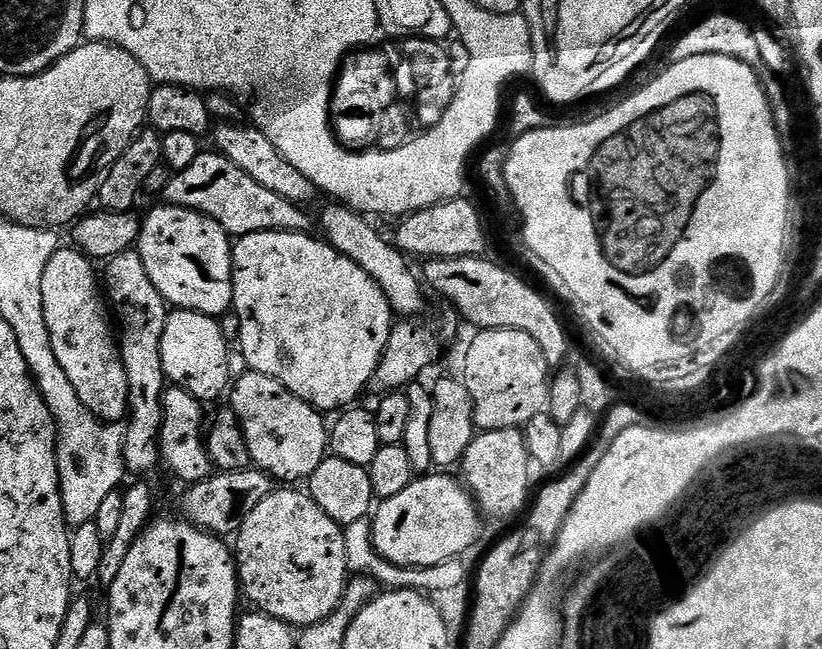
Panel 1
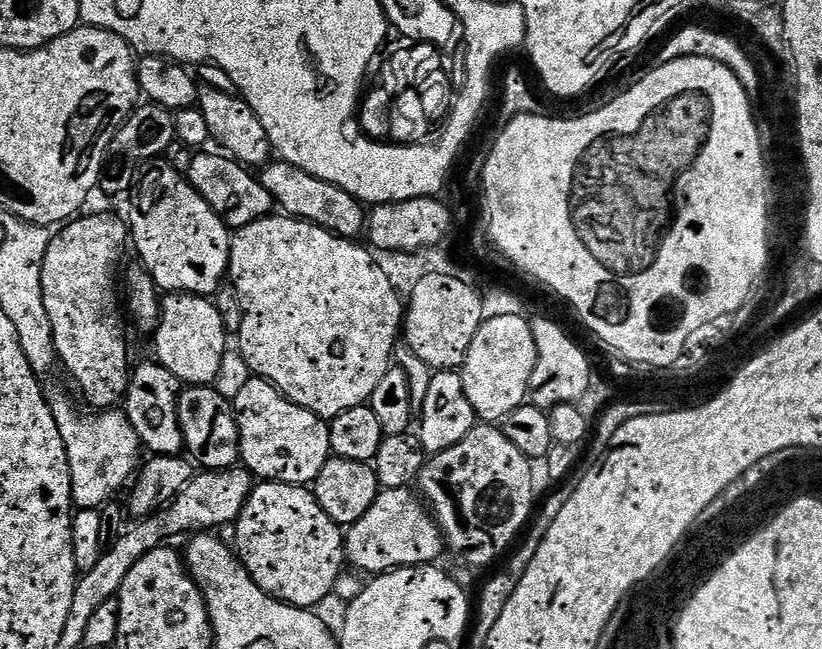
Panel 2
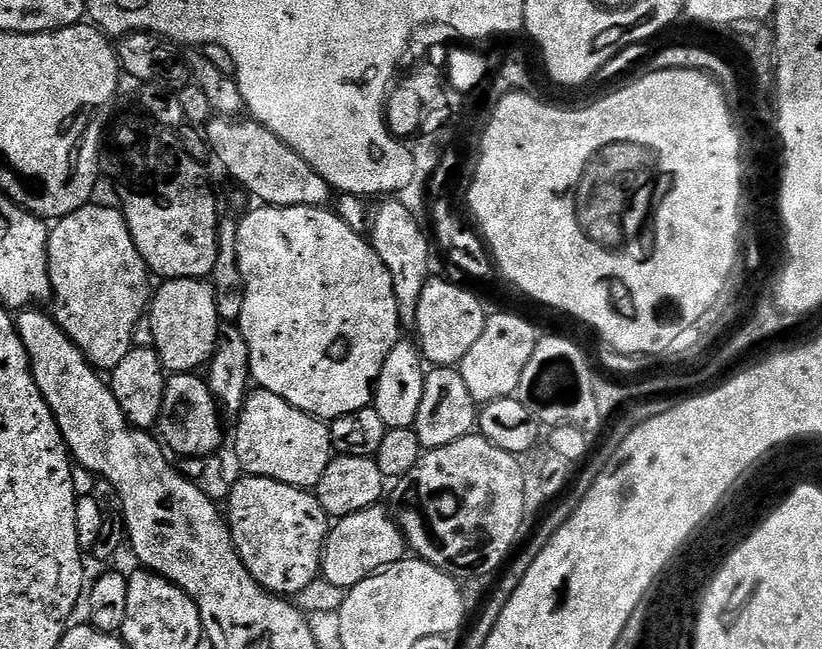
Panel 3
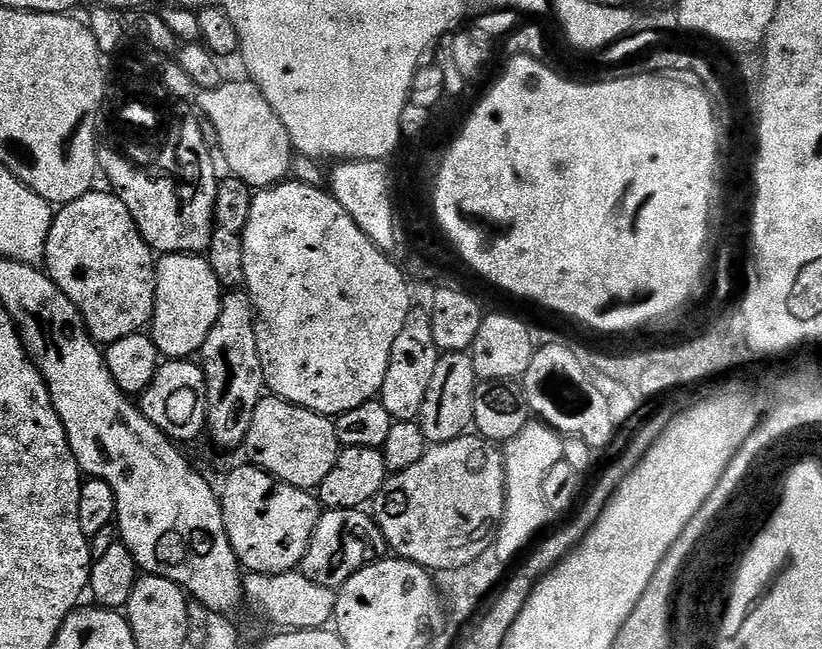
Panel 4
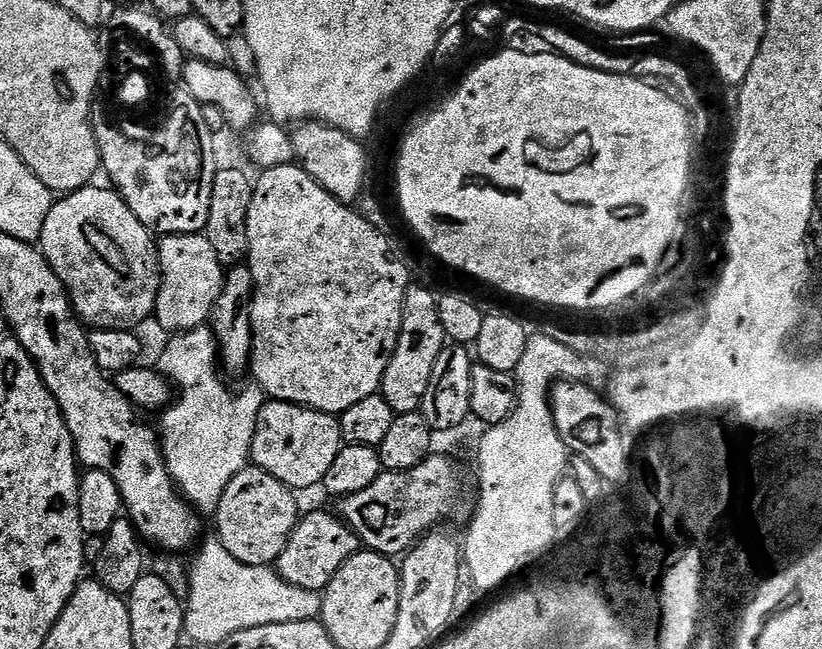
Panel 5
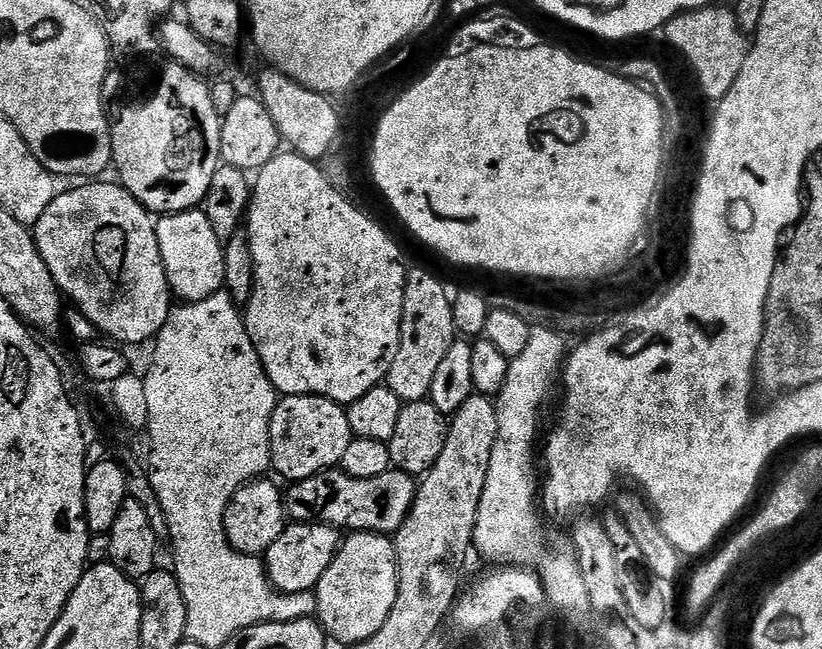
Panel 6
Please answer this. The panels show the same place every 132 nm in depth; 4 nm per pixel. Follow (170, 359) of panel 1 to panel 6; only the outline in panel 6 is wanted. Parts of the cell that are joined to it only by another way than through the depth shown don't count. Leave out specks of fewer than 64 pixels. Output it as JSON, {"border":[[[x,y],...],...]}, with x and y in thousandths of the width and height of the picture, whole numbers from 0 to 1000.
{"border":[[[243,320],[229,327],[206,327],[189,341],[192,385],[202,416],[204,442],[213,461],[235,468],[255,459],[255,453],[274,442],[271,425],[273,381],[260,353],[255,348],[252,330]]]}

